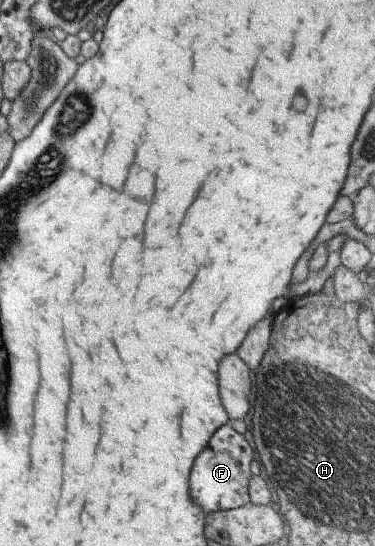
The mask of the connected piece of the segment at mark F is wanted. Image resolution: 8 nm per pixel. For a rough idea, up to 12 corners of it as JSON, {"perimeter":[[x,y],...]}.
{"perimeter":[[231,424],[197,456],[189,496],[205,513],[250,502],[252,449]]}

